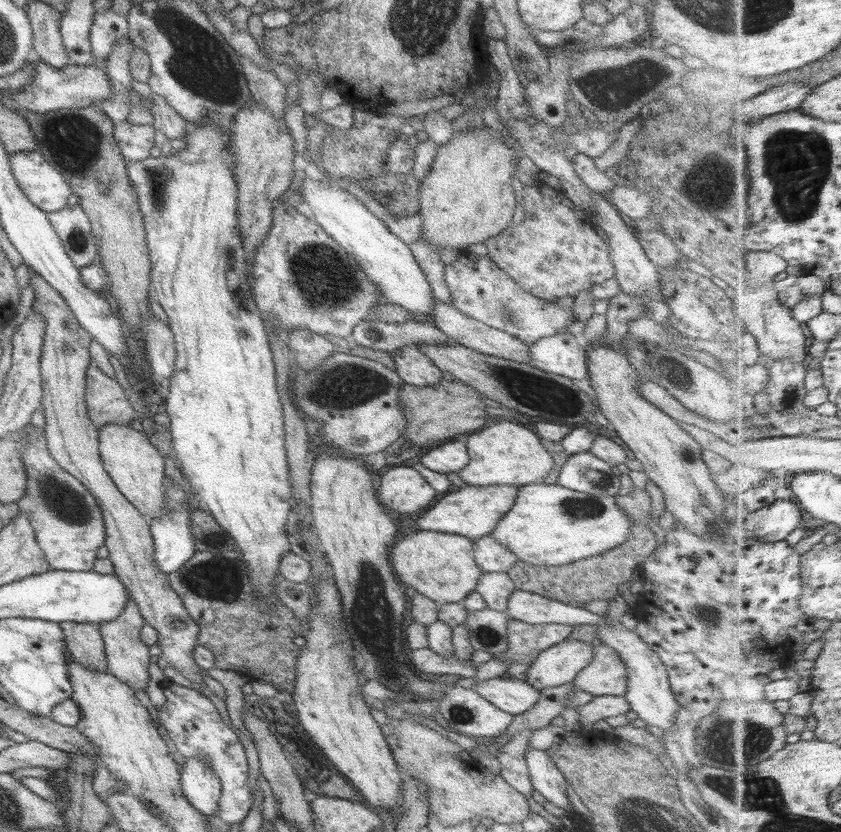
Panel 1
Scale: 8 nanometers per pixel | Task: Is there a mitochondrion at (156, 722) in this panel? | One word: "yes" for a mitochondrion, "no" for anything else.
no

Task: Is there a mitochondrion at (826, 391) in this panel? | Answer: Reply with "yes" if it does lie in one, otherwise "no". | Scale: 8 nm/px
no

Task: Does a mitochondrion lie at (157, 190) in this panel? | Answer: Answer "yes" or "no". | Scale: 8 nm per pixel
yes

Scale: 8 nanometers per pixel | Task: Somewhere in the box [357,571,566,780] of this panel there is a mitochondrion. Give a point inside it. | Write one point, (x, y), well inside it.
(460, 714)

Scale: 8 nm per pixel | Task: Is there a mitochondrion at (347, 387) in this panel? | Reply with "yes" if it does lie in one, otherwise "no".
yes

